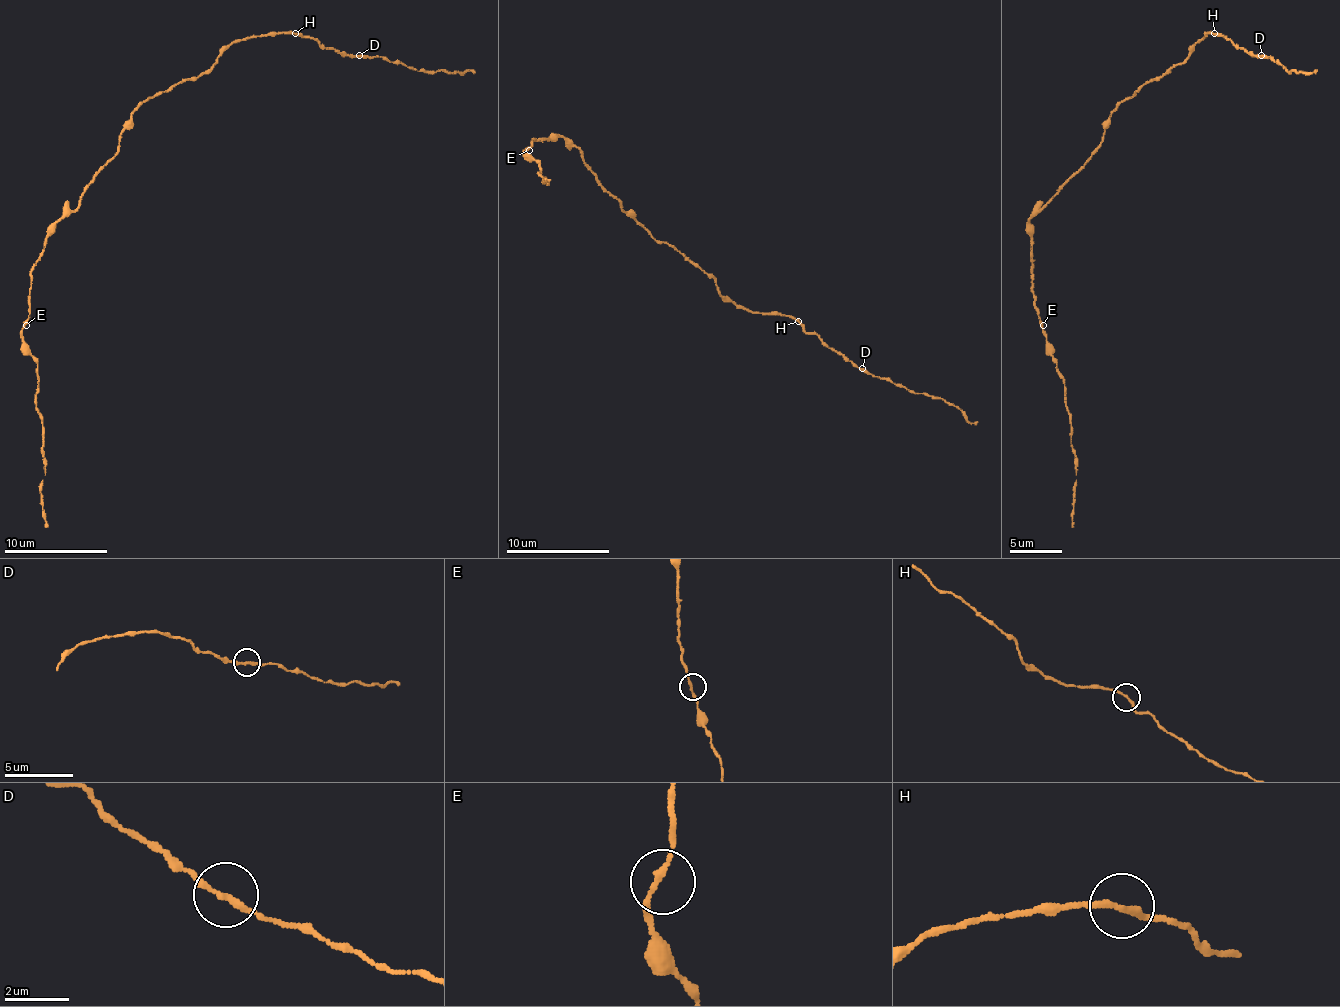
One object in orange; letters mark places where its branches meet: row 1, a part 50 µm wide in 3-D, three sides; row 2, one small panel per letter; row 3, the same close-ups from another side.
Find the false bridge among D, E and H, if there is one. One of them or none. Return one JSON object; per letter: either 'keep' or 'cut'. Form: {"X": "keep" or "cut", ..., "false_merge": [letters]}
{"D": "keep", "E": "keep", "H": "keep", "false_merge": []}

